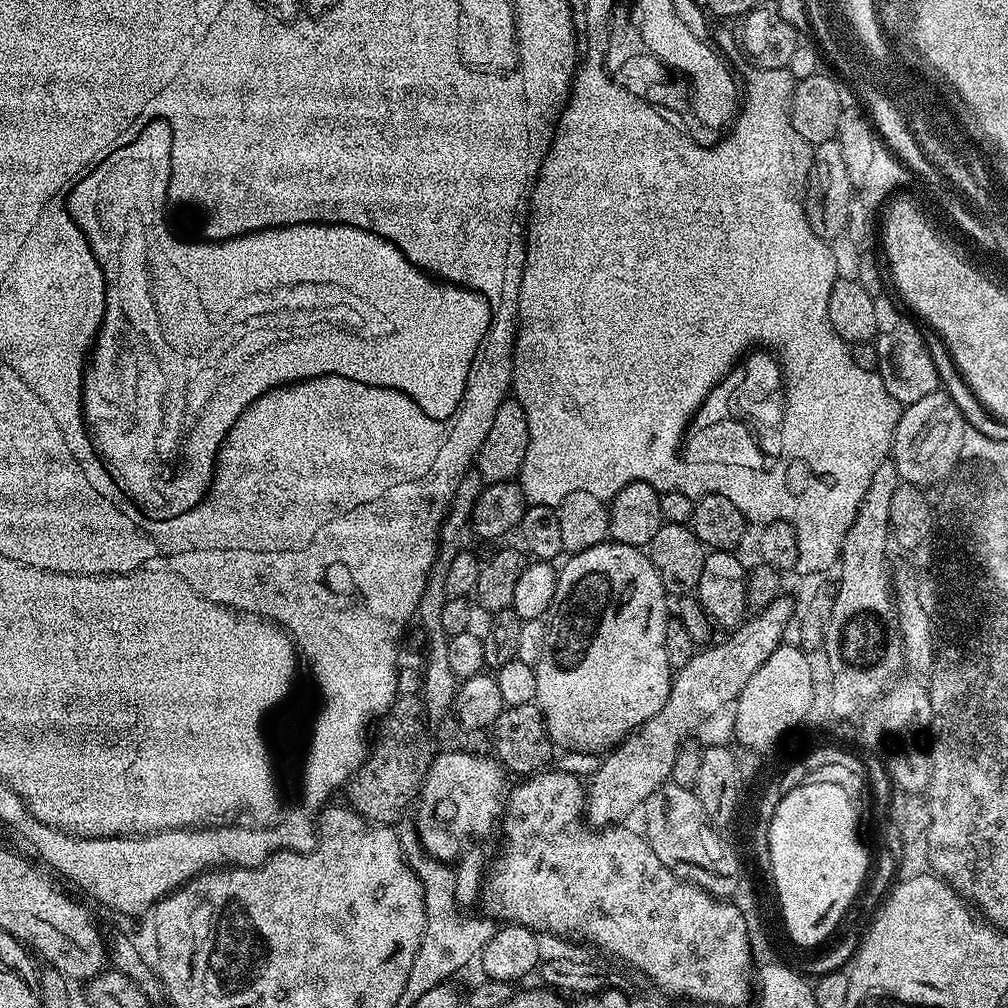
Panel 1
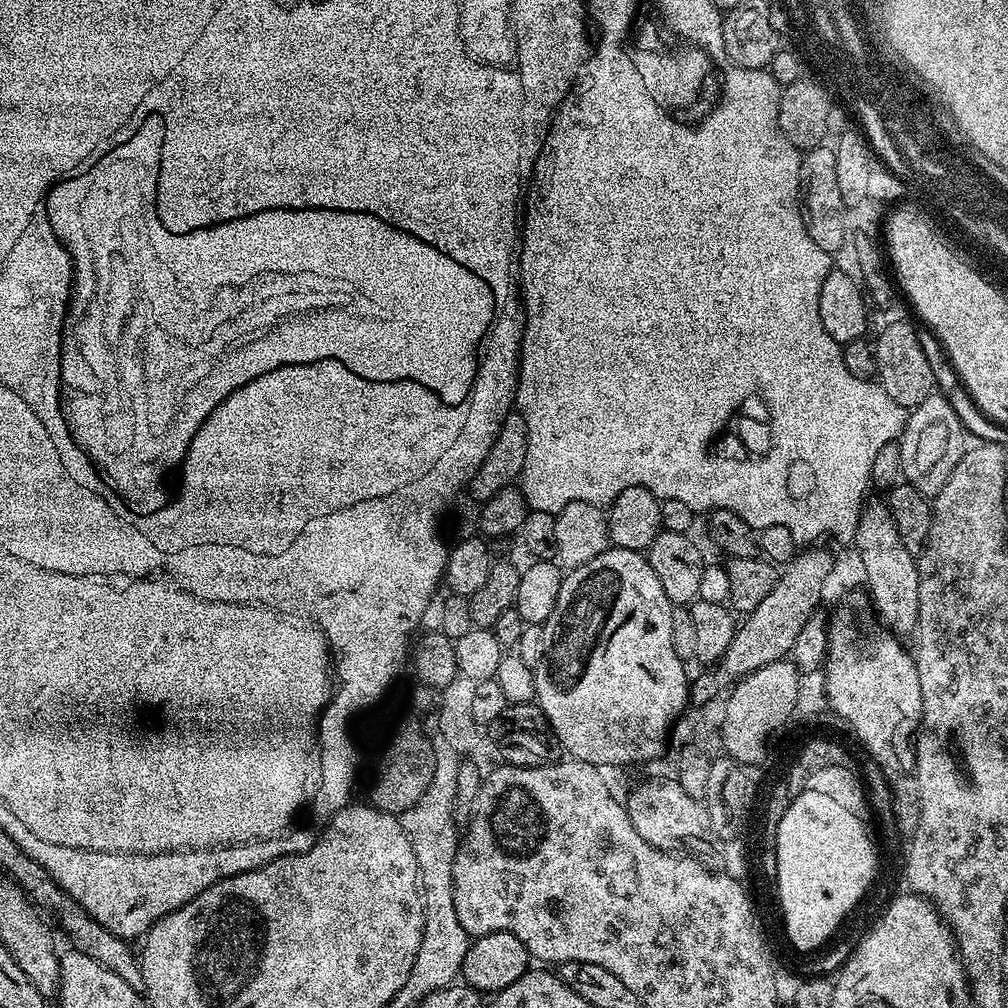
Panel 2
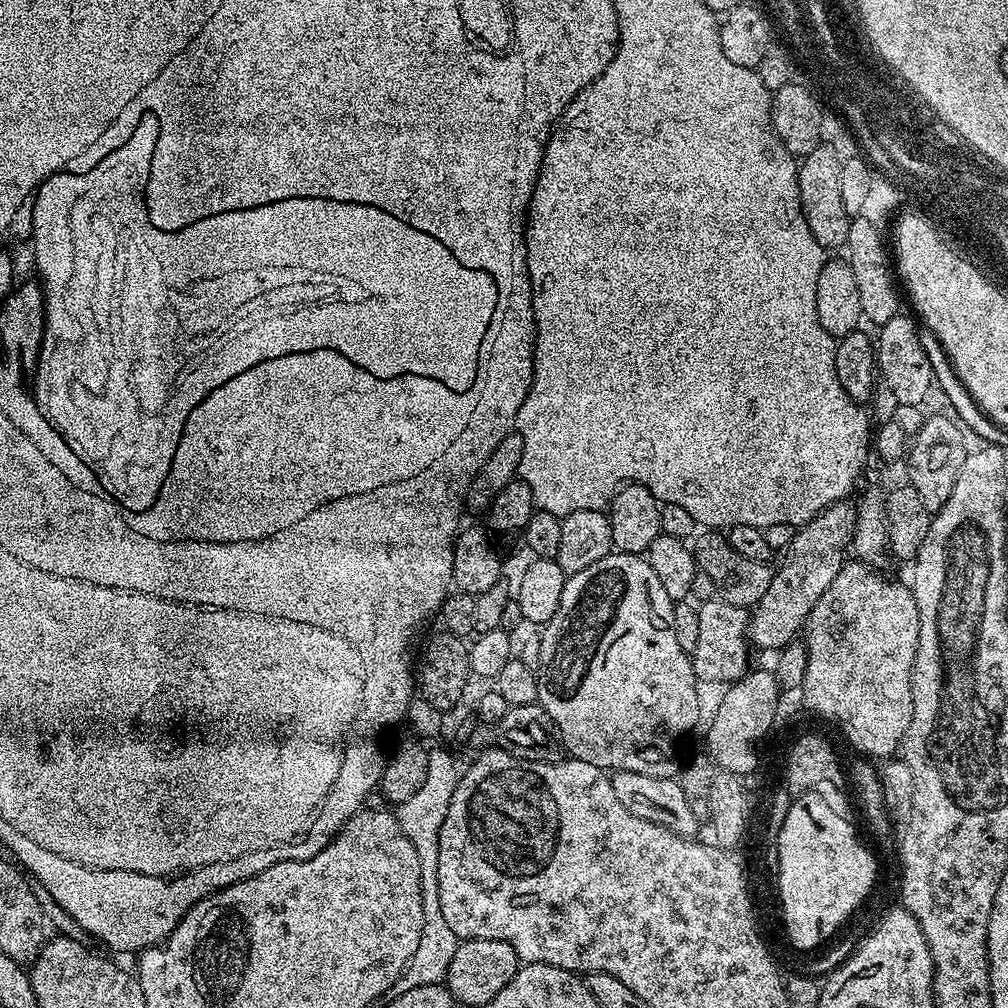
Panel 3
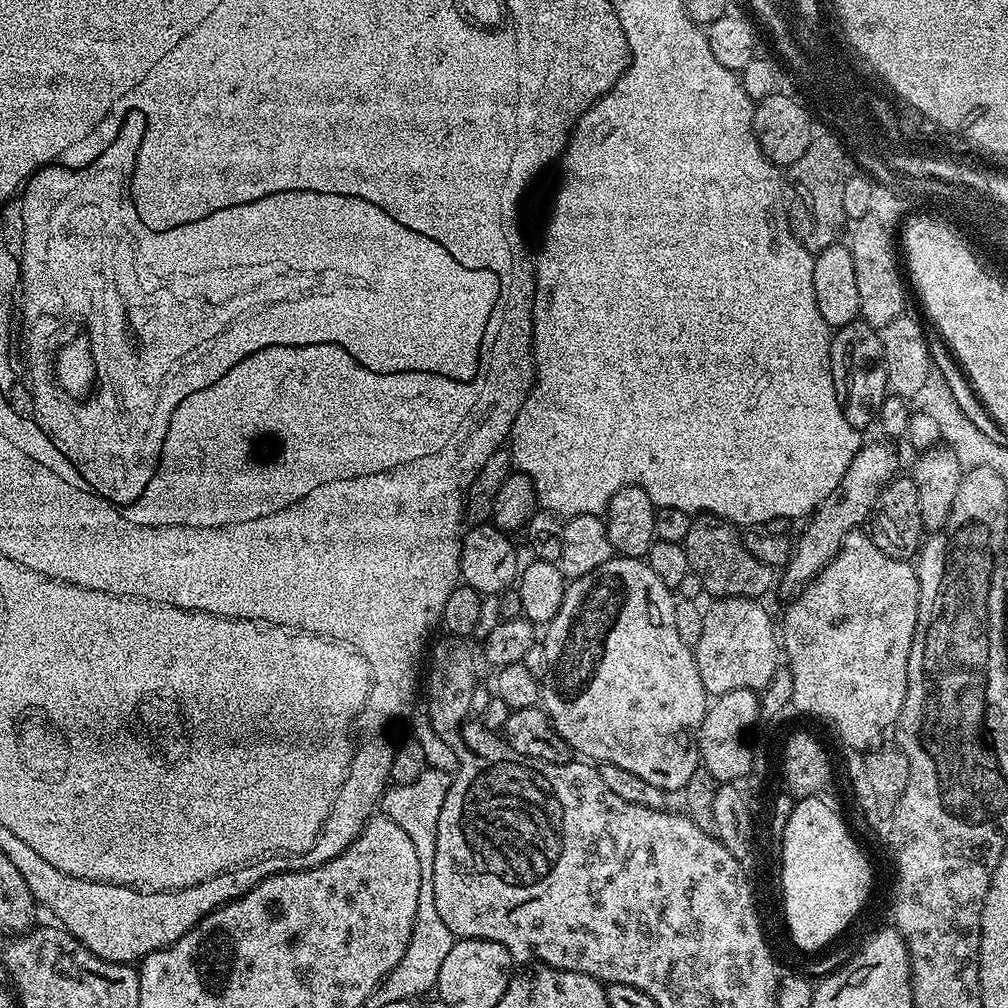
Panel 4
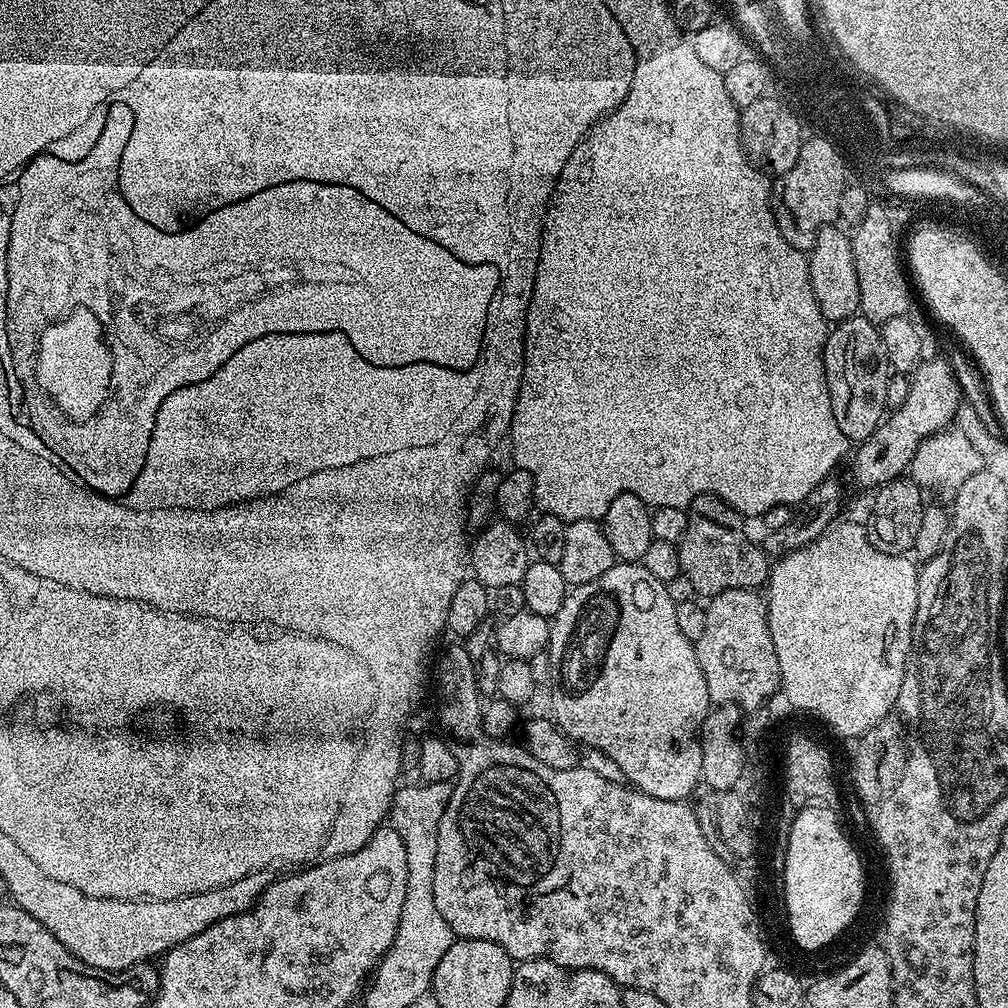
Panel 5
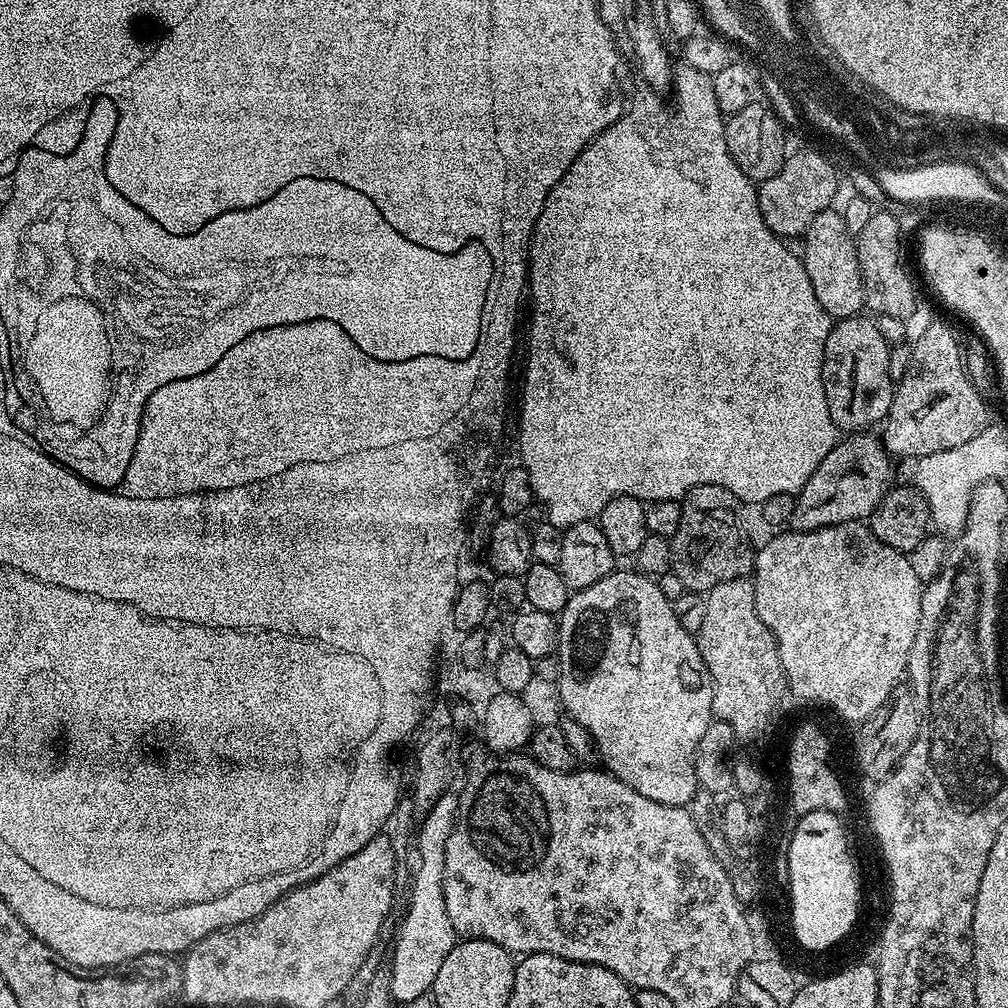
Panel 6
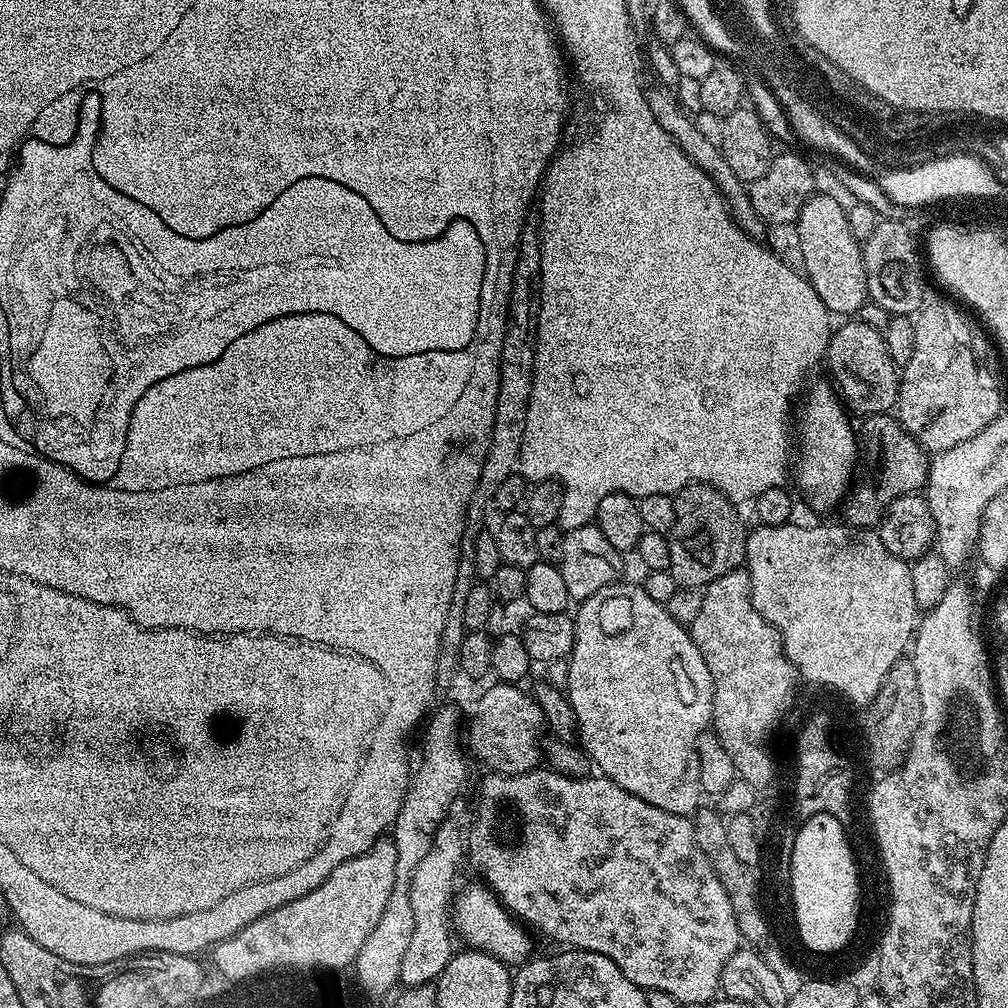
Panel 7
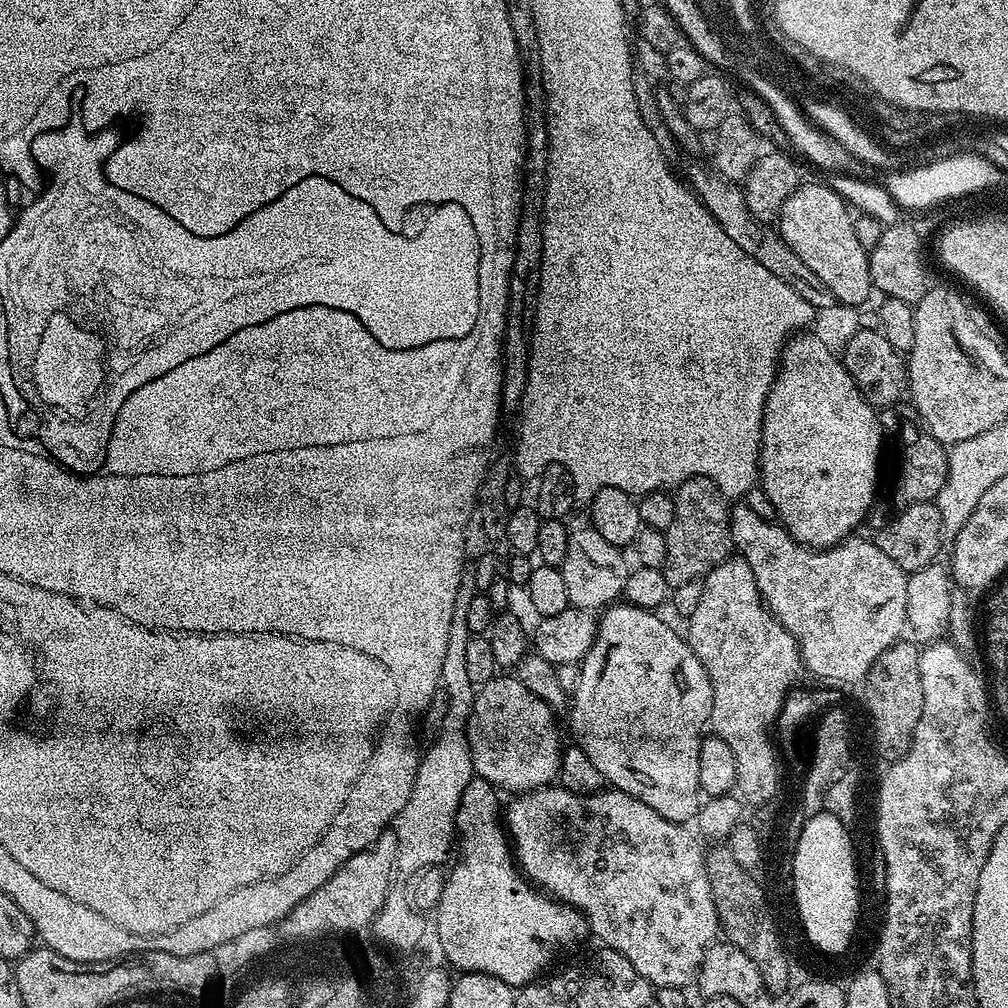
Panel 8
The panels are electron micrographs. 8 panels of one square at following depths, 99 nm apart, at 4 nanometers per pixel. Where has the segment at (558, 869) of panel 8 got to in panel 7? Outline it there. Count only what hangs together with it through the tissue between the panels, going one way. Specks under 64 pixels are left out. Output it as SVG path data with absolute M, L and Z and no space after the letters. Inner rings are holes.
M544 766L534 772L513 776L503 776L500 772L488 774L481 782L480 793L476 796L476 817L472 820L472 829L467 829L466 832L466 860L468 864L472 863L473 870L481 876L477 877L492 889L501 904L529 929L537 928L546 939L560 944L556 946L606 954L606 958L613 960L622 970L622 974L630 978L630 982L647 991L666 991L680 1006L707 1006L711 1000L717 999L721 991L722 970L726 962L730 962L730 958L741 947L742 937L738 930L738 922L734 918L734 906L730 906L730 898L718 874L714 874L706 854L702 854L694 838L692 820L687 816L658 810L658 806L650 806L650 802L630 794L630 790L618 786L603 774L593 774L586 778L566 778Z

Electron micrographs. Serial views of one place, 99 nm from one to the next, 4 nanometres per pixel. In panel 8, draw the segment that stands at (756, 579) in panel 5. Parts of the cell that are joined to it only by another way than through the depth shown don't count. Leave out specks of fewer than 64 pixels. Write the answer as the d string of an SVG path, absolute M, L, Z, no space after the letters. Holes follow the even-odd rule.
M695 476L675 489L674 522L670 522L664 532L666 558L662 571L669 589L686 582L703 581L707 572L733 555L732 535L728 525L729 511L729 497L724 496L710 478Z

